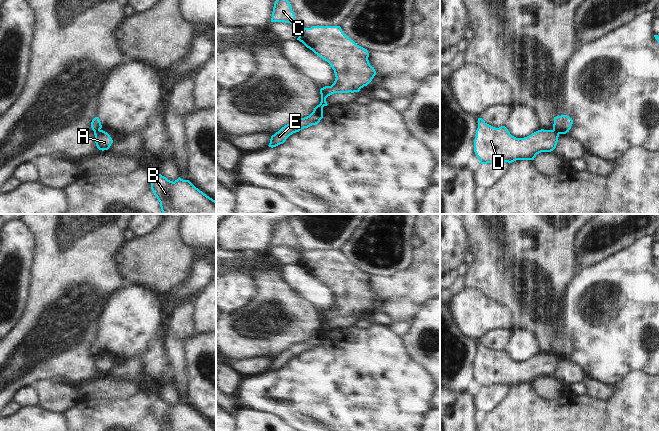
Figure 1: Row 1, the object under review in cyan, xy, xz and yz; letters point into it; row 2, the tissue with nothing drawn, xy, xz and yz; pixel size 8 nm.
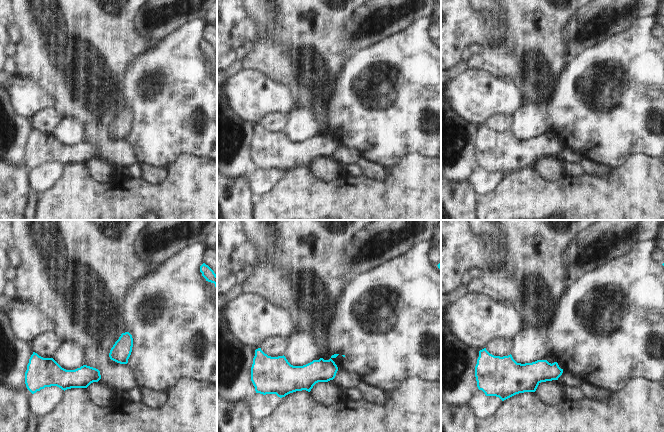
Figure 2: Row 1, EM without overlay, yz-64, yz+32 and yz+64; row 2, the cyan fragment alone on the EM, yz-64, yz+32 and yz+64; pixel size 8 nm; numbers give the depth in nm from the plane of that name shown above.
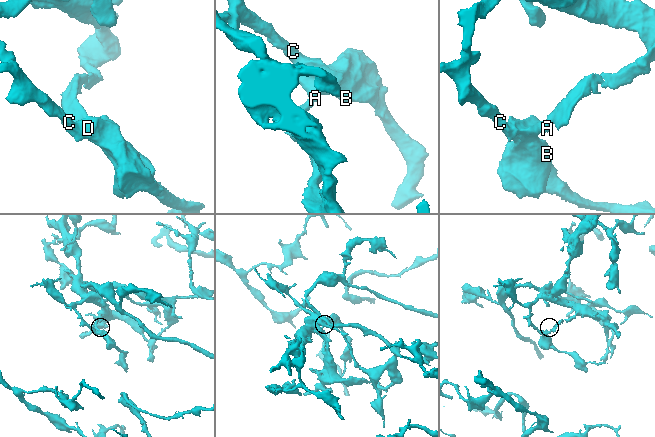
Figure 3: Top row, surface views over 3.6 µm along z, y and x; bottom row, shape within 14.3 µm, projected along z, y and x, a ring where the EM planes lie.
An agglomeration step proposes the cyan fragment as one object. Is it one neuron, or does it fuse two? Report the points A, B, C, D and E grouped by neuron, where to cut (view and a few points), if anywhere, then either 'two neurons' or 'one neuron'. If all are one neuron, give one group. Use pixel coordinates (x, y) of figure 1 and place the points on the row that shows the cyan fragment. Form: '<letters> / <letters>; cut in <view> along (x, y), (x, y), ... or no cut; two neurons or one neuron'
A B C D / E; cut in yz along (553, 129), (559, 133); two neurons

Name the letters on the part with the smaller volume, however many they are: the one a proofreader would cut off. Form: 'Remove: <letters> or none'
Remove: E.

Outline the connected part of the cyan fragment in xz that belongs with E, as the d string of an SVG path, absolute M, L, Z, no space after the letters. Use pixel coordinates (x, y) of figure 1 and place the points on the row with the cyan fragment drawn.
M319 104L314 108L313 112L309 116L293 120L272 135L268 146L273 148L283 144L290 135L299 132L304 128L318 124L322 118L323 106Z

